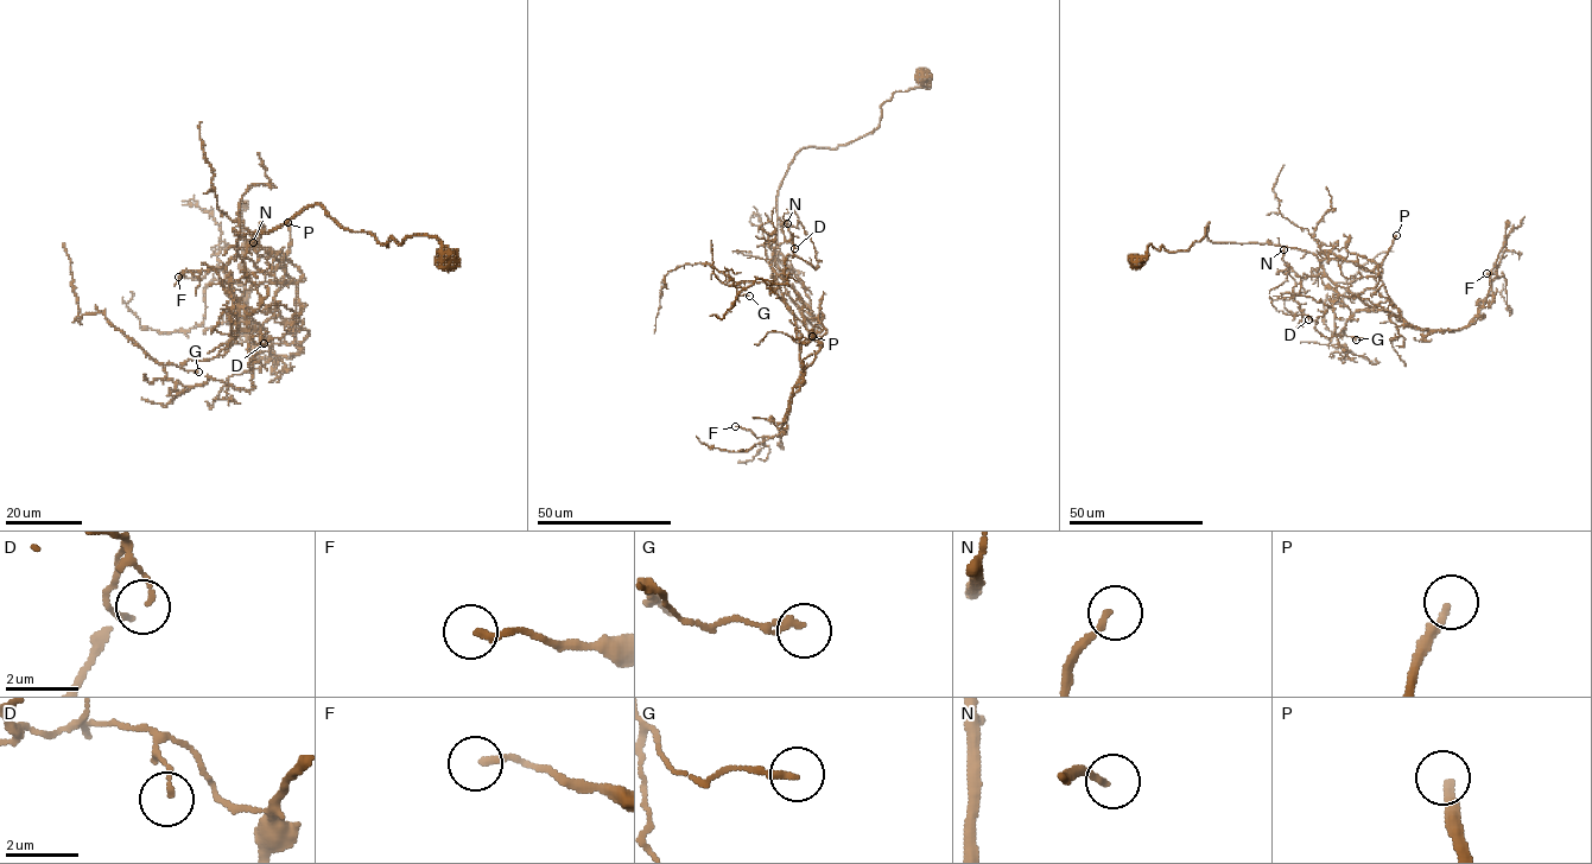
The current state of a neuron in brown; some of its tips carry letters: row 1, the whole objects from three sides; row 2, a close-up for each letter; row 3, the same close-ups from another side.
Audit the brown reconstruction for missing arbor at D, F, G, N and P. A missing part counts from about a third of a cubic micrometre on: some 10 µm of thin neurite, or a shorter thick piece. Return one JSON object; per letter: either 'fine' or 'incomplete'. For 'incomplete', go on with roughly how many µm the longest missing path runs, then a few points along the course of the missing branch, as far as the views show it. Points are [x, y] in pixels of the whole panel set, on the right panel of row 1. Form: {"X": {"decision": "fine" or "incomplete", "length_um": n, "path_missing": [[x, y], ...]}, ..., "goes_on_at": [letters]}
{"D": {"decision": "fine"}, "F": {"decision": "fine"}, "G": {"decision": "fine"}, "N": {"decision": "fine"}, "P": {"decision": "incomplete", "length_um": 160}, "goes_on_at": ["P"]}

